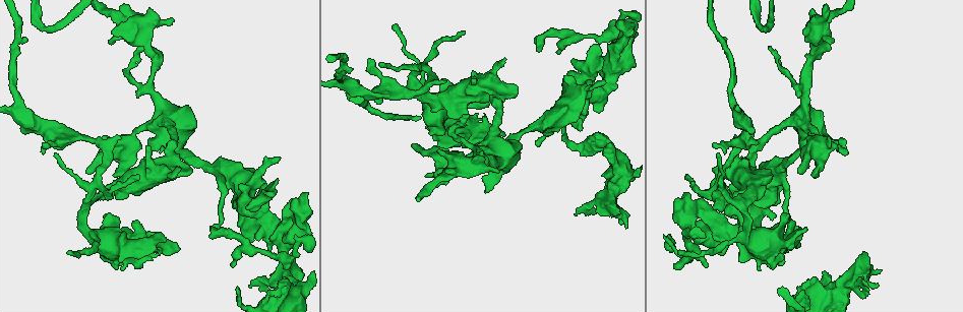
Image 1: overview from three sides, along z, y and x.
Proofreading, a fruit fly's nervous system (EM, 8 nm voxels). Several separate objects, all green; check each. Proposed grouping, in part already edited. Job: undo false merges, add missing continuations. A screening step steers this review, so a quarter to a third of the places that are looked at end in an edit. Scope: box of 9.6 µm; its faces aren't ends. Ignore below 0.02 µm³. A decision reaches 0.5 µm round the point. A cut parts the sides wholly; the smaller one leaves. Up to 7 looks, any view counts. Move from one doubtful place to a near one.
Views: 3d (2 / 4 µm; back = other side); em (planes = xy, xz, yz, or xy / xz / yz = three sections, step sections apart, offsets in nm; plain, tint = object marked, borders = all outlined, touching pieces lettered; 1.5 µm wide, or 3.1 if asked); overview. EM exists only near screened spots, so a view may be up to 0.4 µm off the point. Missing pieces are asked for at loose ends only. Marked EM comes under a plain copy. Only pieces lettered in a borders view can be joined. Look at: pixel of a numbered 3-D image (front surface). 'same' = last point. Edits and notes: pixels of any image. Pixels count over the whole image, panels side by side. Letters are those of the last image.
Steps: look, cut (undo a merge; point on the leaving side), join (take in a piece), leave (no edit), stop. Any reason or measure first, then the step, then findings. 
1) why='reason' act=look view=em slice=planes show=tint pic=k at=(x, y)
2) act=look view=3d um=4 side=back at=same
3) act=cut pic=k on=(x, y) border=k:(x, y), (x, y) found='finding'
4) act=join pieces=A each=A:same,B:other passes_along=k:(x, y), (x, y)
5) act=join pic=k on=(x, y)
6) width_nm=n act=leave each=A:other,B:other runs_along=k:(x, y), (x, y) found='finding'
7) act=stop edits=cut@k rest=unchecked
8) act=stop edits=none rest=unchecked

why='branch stops here' act=look view=3d um=4 pic=1 at=(538, 146)

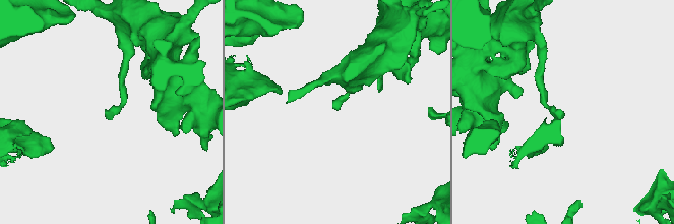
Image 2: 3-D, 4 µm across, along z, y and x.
why='need the tissue' act=look view=em slice=planes show=borders pic=2 at=(111, 117)

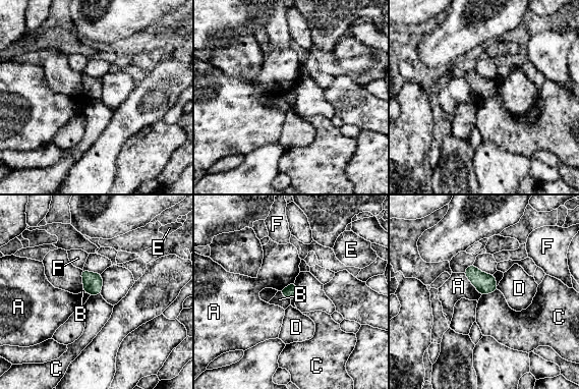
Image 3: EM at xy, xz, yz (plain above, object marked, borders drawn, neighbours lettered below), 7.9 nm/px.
act=leave each=A:other,B:other,C:other,D:other,E:other,F:other border=3:(497, 289), (481, 295) found='no lettered piece goes on from it'

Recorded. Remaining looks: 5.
act=look view=3d um=4 side=back pic=1 at=(721, 184)

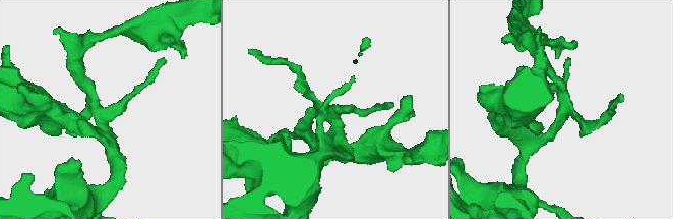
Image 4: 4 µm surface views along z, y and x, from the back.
act=look view=em slice=planes show=borders pic=4 at=(563, 112)

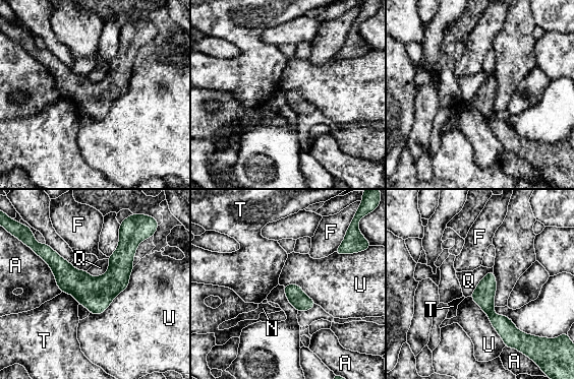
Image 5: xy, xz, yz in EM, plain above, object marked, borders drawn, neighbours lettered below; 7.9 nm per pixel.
width_nm=160 act=leave each=A:other,F:other,N:other,Q:other,T:other,U:other border=5:(109, 259), (102, 274), (87, 272) found='all the same neuron'

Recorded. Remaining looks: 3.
why='an open end' act=look view=em slice=planes show=borders pic=1 at=(792, 221)

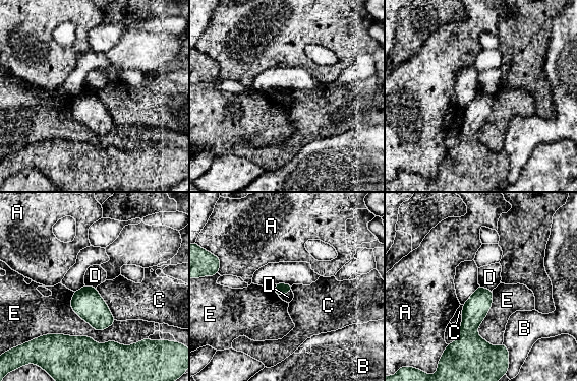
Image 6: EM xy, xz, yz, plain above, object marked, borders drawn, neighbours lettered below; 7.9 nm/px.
act=leave each=A:other,B:other,C:other,D:other,E:other border=6:(291, 290), (279, 296) found='no lettered piece goes on from it'

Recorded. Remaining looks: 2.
act=stop edits=none rest=unchecked

